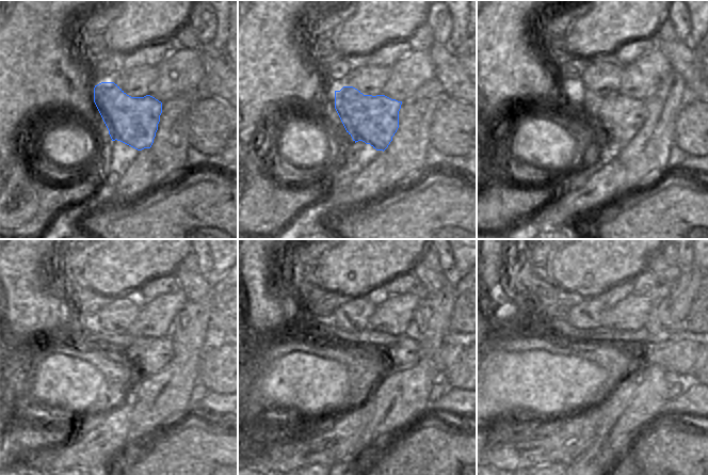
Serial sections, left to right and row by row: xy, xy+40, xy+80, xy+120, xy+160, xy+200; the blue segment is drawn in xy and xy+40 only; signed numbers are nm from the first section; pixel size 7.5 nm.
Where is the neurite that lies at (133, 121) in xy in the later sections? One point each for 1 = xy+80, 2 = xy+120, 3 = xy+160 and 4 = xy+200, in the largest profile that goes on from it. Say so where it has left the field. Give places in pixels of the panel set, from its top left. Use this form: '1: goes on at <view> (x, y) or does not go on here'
1: goes on at xy+80 (620, 117)
2: goes on at xy+120 (150, 355)
3: goes on at xy+160 (404, 353)
4: goes on at xy+200 (679, 358)

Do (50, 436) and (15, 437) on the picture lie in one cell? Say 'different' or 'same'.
same

